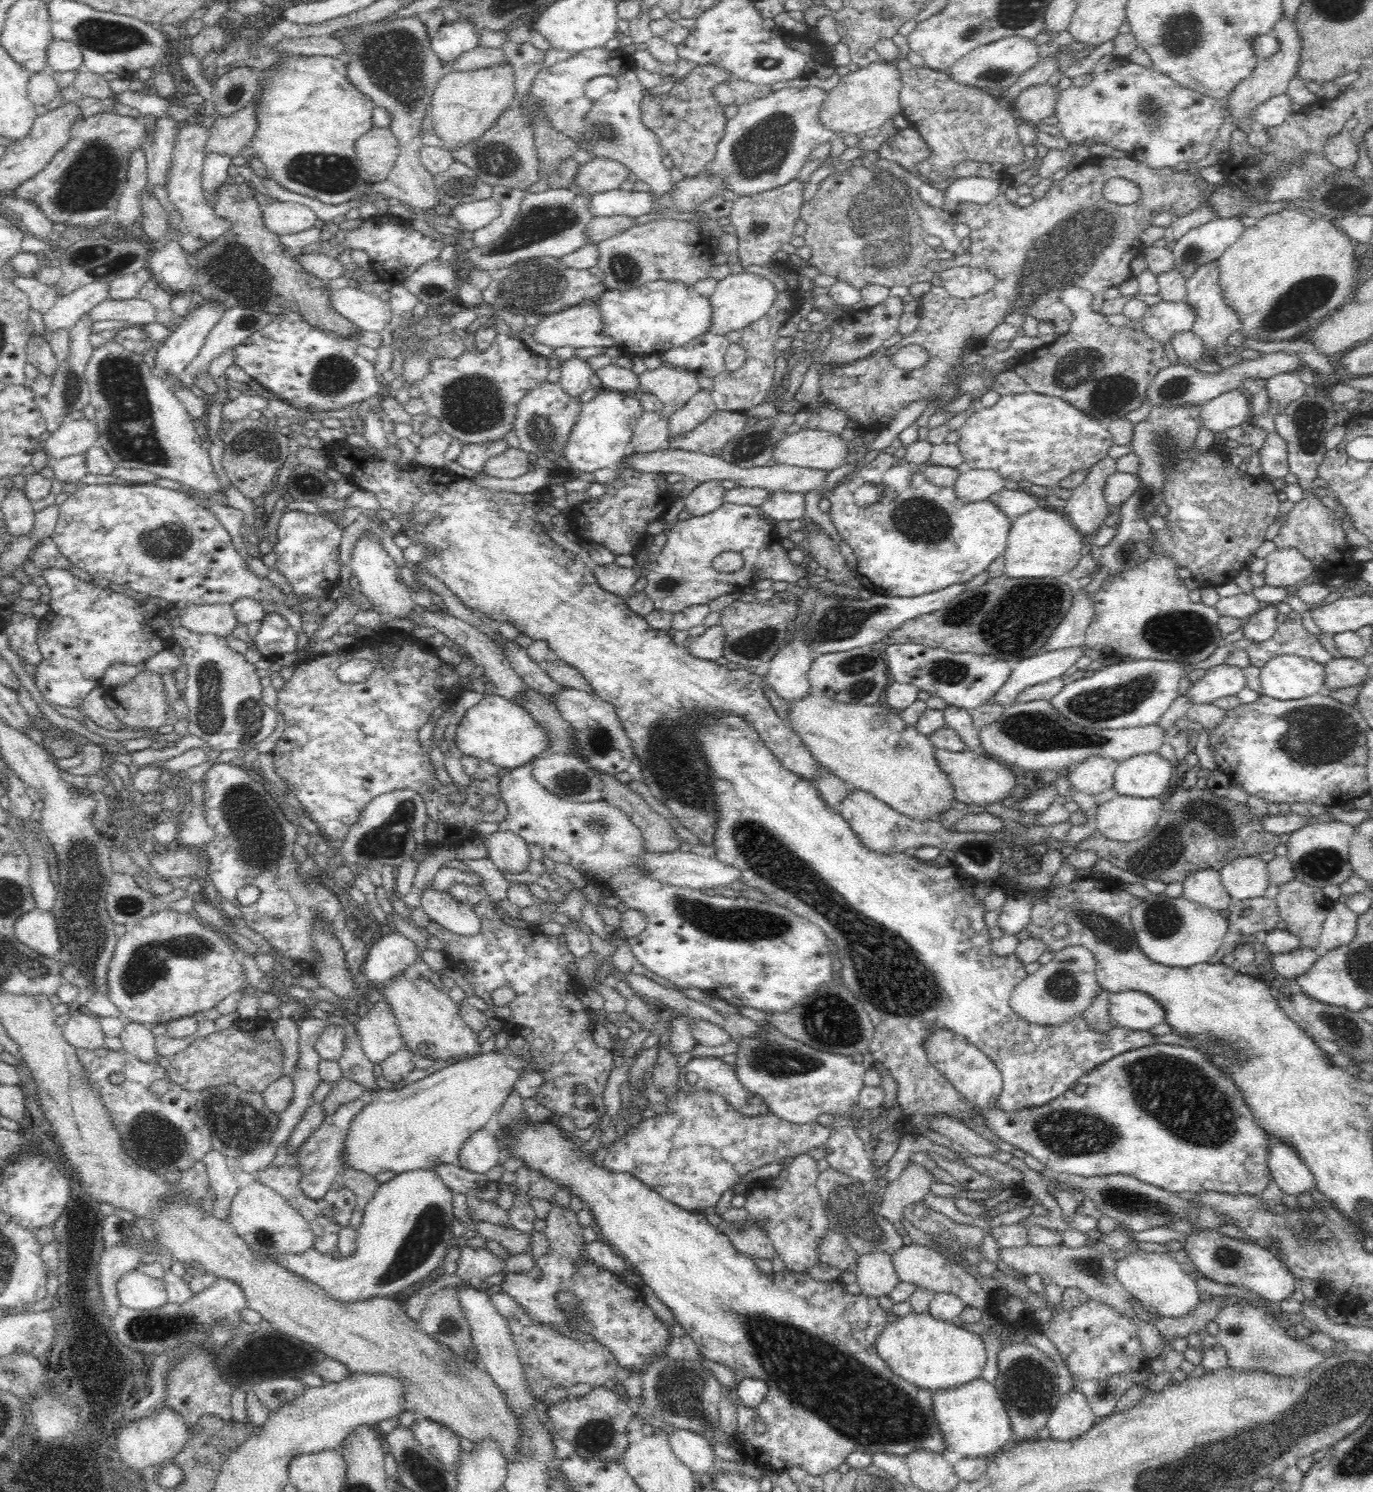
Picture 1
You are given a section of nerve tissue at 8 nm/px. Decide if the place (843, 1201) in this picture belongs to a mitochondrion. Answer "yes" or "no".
yes

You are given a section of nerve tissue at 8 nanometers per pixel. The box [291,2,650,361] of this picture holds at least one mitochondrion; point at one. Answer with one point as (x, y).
(391, 58)

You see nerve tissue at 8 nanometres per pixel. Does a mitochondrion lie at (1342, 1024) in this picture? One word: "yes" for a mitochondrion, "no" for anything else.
yes

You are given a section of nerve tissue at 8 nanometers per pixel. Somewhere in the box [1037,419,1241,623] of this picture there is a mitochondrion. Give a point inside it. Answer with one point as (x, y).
(1126, 554)

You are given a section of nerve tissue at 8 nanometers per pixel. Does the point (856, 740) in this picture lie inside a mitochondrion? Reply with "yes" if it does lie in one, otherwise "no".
no

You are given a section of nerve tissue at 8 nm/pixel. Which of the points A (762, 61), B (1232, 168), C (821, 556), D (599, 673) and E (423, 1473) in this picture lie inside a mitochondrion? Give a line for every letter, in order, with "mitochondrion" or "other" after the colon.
A: mitochondrion
B: other
C: other
D: other
E: mitochondrion

